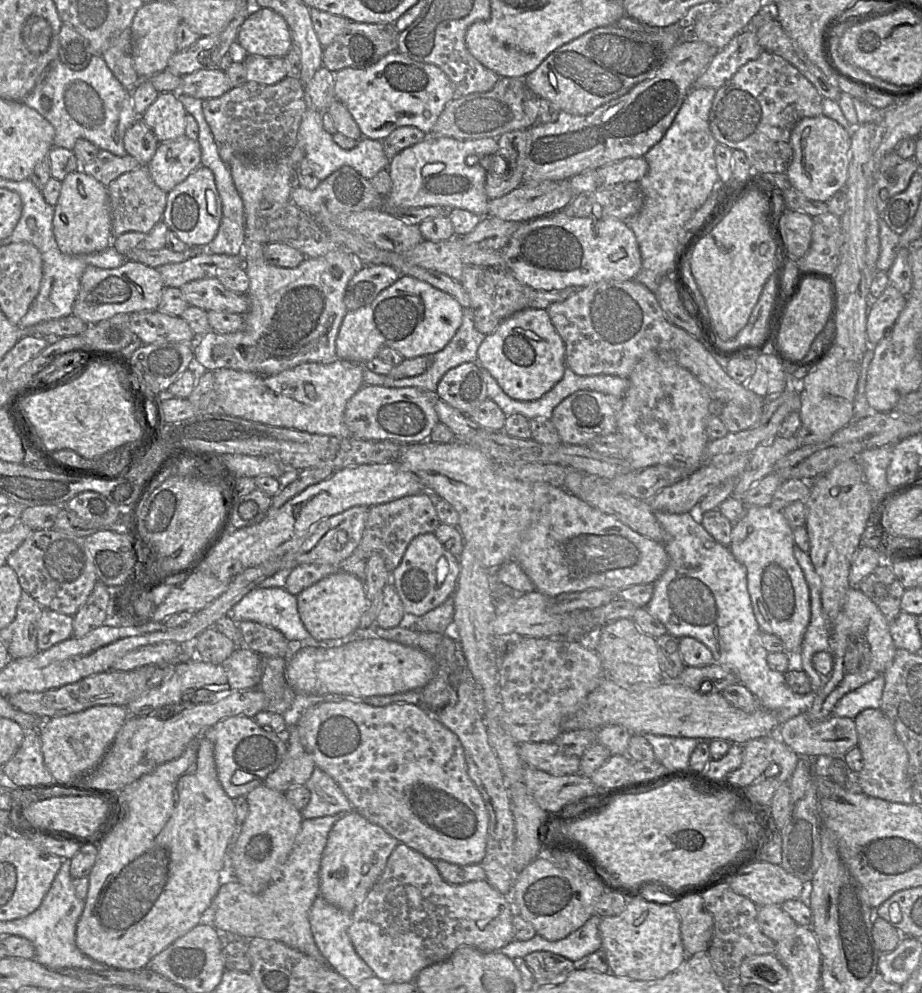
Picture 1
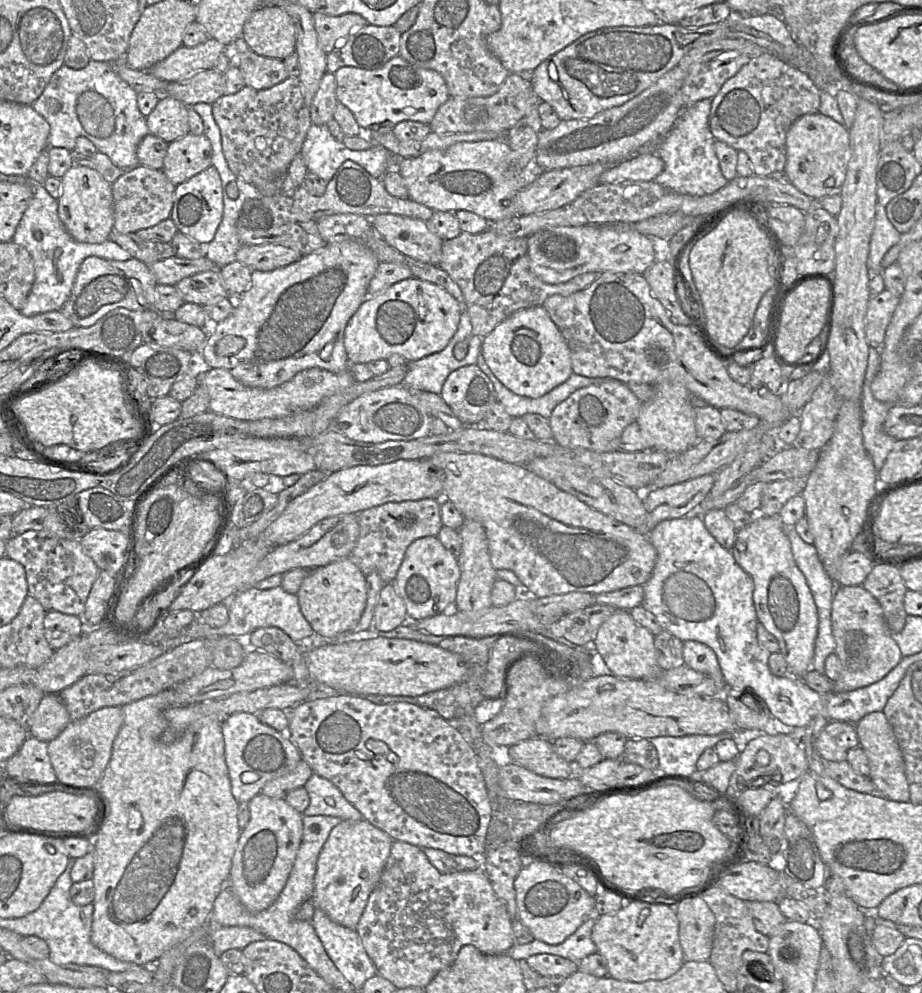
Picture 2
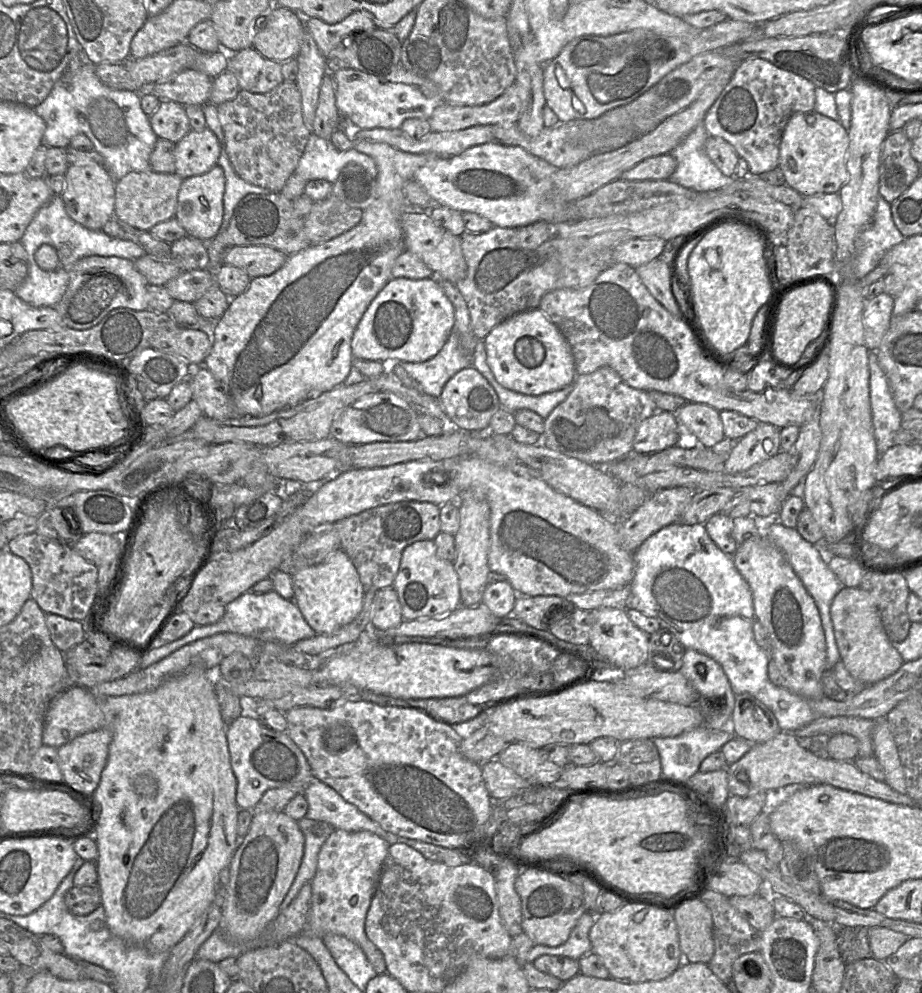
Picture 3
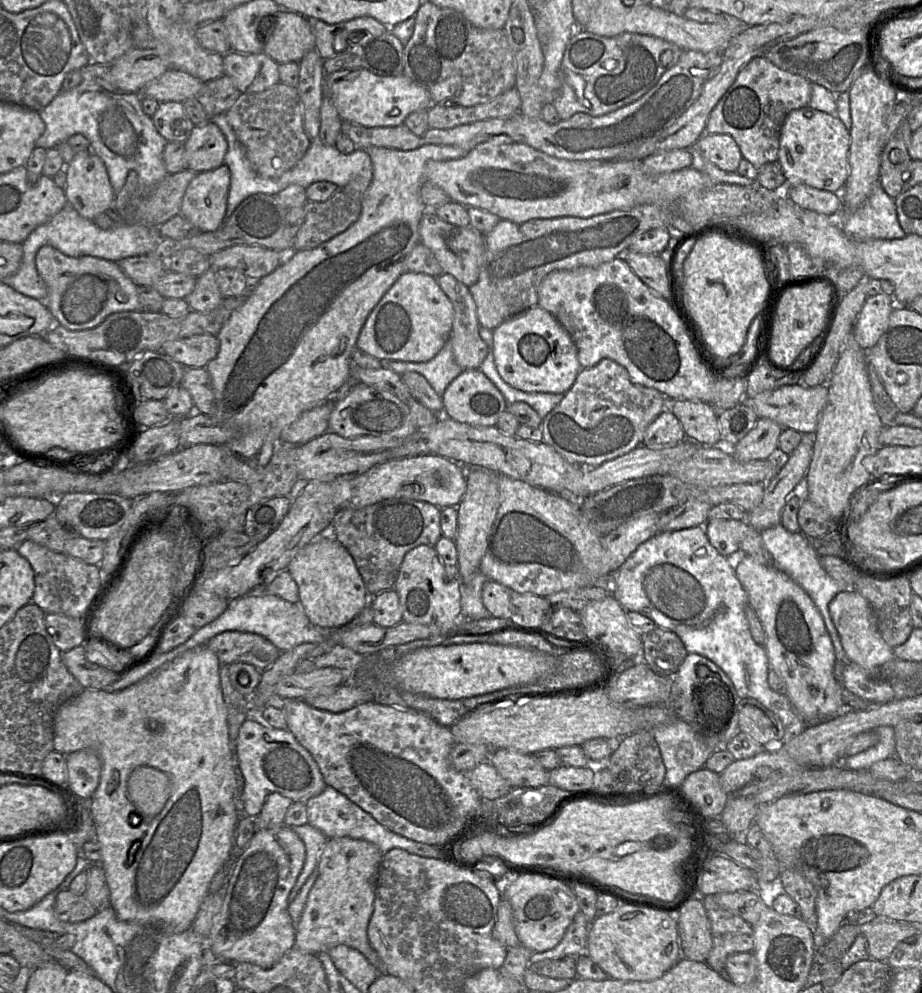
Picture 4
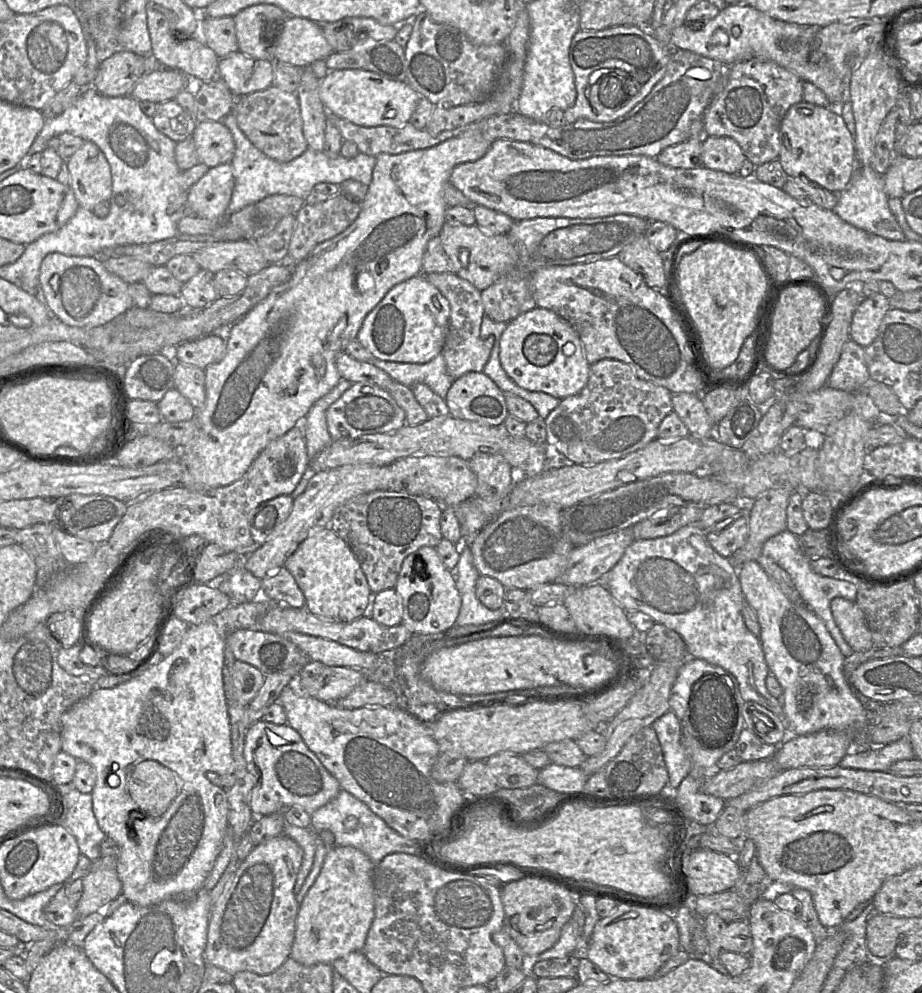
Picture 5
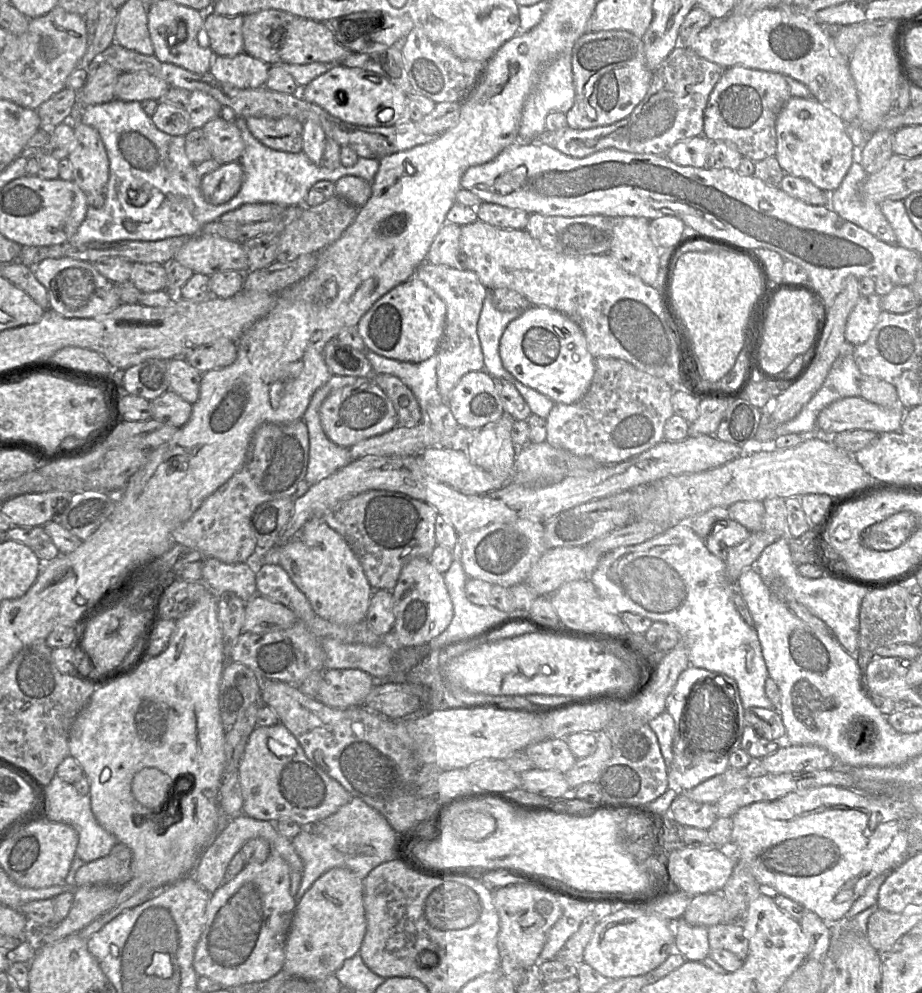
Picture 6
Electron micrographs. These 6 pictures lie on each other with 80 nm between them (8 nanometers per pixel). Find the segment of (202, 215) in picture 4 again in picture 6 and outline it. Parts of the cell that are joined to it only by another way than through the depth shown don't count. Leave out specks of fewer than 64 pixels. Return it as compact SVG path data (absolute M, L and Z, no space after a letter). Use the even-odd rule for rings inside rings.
M239 161L222 164L201 179L201 192L212 205L220 205L232 199L243 182L243 168Z

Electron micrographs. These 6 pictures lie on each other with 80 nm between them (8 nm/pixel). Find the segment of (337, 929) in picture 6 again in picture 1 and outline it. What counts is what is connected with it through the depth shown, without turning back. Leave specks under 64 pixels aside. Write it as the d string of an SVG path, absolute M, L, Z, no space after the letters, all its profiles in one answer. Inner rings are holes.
M357 811L346 814L331 829L320 866L320 891L327 902L353 913L383 874L399 841Z

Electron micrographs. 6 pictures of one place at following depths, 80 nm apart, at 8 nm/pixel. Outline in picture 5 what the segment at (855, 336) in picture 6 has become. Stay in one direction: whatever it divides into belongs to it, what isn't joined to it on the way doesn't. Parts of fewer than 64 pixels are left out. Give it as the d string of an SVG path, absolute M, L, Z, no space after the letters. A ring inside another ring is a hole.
M880 292L864 297L853 314L850 339L864 348L869 346L890 308L889 299Z

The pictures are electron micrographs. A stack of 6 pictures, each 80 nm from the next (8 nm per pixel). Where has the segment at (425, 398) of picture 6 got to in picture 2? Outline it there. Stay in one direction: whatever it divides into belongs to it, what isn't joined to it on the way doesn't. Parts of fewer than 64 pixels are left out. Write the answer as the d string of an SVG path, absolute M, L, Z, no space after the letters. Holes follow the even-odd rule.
M465 309L462 311L457 330L447 346L437 353L433 353L416 361L408 362L406 365L407 373L402 385L396 386L405 386L413 391L426 391L440 394L445 380L453 371L477 363L481 353L482 340L483 338L473 333L469 314Z

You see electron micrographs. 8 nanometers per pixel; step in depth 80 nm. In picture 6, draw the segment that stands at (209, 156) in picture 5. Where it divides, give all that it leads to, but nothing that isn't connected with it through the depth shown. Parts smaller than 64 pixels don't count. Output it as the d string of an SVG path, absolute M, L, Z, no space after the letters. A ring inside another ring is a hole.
M225 112L202 127L210 145L211 158L220 165L239 161L245 148L241 131L233 119L234 115Z

